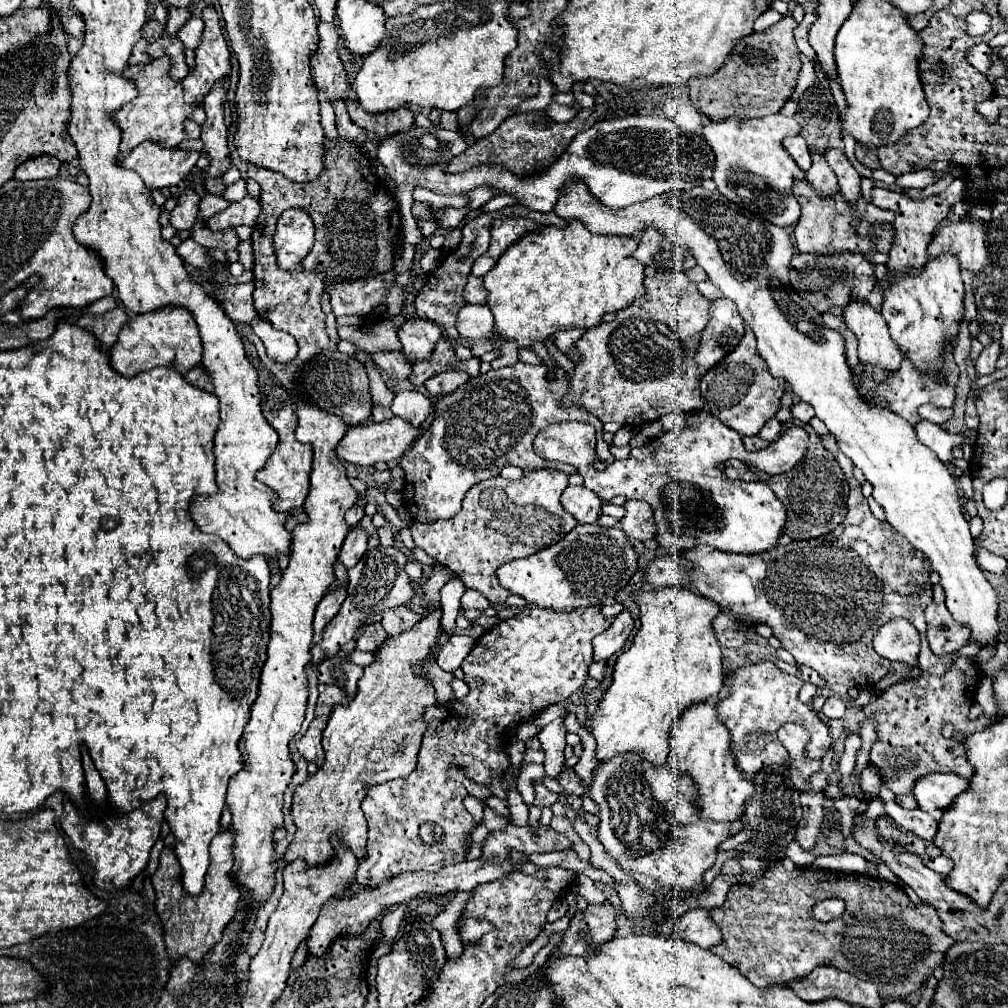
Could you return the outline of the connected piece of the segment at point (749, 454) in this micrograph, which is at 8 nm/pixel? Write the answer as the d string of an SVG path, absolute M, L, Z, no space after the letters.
M713 415L705 417L697 425L687 425L679 431L669 431L661 437L655 437L647 441L643 447L635 447L629 455L629 459L613 461L605 471L593 469L596 448L596 431L579 421L567 421L567 423L555 423L555 427L545 427L537 437L535 437L535 453L547 461L561 461L573 465L579 475L585 481L585 487L591 489L593 493L599 495L603 501L611 501L615 495L625 495L627 499L643 499L653 507L655 523L657 523L657 533L655 539L661 547L665 549L675 549L675 551L687 551L695 545L711 545L719 551L727 553L743 553L743 555L757 555L773 549L779 543L779 537L783 535L785 521L787 521L787 511L783 503L775 497L775 493L765 485L765 483L745 483L745 481L735 481L729 479L717 465L725 463L729 459L739 459L743 463L749 463L751 467L765 471L765 473L787 473L791 471L805 455L807 451L807 441L809 435L803 427L793 425L789 427L777 441L769 443L761 451L747 451L743 447L743 441L739 433L731 431L719 419Z

